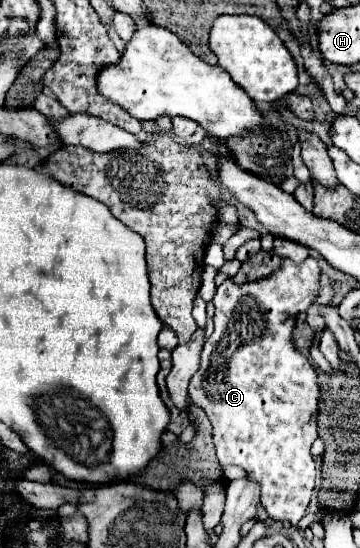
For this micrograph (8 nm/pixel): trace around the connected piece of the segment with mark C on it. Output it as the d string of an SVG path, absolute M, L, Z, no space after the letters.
M307 257L307 261L303 261L303 265L295 265L291 261L283 261L281 267L277 269L275 275L265 277L263 281L253 281L247 285L237 285L231 281L231 277L227 277L223 281L221 287L217 287L217 293L213 297L215 303L215 331L213 335L205 341L203 353L201 353L201 367L199 371L193 375L191 383L189 383L189 397L195 405L199 405L205 415L211 421L213 427L213 443L215 443L215 451L217 451L217 459L221 465L239 465L243 467L251 479L255 479L261 487L261 503L267 509L267 513L275 519L275 521L289 521L293 525L299 523L299 519L305 515L309 499L311 499L311 491L315 485L315 461L311 455L311 443L317 439L317 403L319 403L319 383L317 383L317 373L313 369L313 365L293 347L293 321L295 315L299 311L305 311L319 289L319 265L313 257Z

